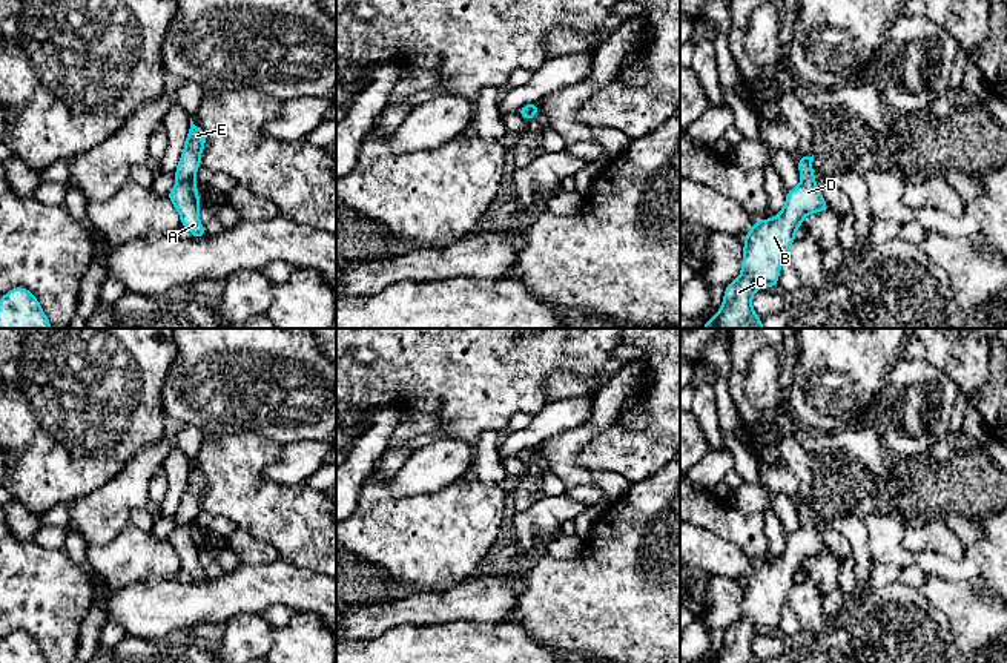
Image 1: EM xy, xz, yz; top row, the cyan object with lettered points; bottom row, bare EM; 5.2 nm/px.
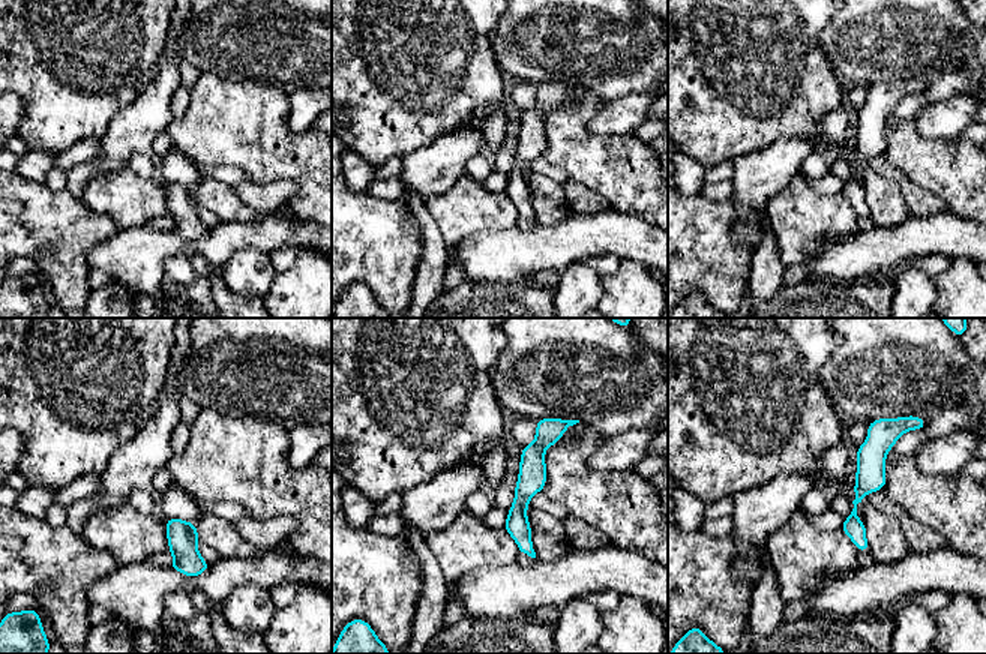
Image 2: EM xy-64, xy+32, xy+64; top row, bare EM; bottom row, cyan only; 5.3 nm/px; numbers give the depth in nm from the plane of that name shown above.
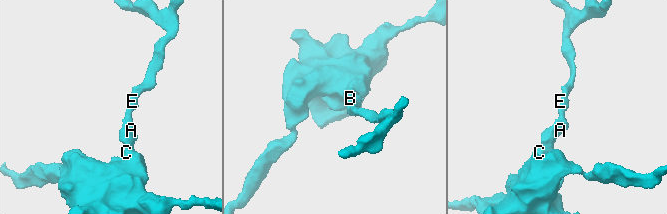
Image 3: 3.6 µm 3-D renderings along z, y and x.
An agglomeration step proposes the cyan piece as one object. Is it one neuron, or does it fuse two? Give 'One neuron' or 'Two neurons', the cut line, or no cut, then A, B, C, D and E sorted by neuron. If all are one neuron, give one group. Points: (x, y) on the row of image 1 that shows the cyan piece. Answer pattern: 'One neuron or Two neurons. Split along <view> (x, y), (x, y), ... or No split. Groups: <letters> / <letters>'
One neuron. No split. Groups: A B C D E

